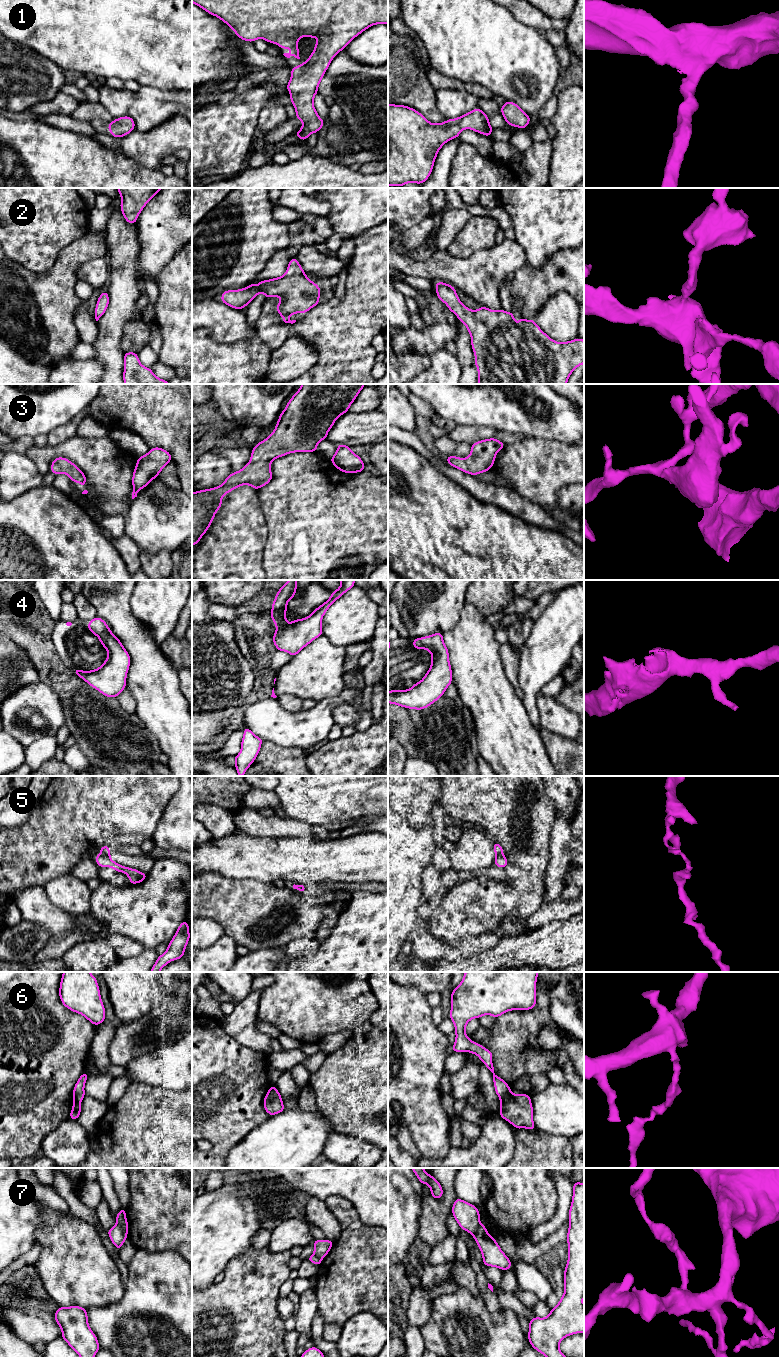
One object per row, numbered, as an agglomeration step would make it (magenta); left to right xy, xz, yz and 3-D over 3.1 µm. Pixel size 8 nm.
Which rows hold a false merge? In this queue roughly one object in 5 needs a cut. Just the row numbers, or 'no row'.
5, 6, 7

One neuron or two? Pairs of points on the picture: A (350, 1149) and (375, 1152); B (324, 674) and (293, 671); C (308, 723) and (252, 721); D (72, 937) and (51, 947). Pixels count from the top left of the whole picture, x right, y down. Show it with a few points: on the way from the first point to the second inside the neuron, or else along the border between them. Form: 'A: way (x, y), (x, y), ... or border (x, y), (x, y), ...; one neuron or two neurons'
A: way (356, 1152), (369, 1152); one neuron
B: way (316, 674), (301, 674); one neuron
C: way (294, 724), (279, 724), (276, 721), (266, 721); one neuron
D: way (67, 939), (56, 946); one neuron

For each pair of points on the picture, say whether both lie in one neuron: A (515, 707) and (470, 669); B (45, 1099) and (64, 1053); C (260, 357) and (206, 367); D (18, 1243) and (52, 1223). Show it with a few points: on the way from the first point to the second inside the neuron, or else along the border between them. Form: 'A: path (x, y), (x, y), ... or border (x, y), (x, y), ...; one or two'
A: path (504, 702), (481, 680); one
B: path (45, 1088), (45, 1072), (53, 1064); one
C: path (247, 361), (241, 367), (219, 367); one
D: border (43, 1212), (41, 1223), (35, 1233), (35, 1242); two

